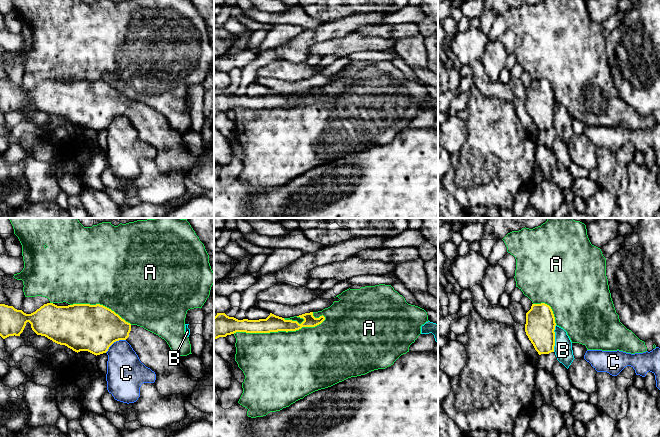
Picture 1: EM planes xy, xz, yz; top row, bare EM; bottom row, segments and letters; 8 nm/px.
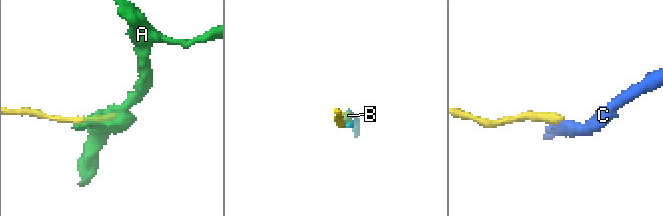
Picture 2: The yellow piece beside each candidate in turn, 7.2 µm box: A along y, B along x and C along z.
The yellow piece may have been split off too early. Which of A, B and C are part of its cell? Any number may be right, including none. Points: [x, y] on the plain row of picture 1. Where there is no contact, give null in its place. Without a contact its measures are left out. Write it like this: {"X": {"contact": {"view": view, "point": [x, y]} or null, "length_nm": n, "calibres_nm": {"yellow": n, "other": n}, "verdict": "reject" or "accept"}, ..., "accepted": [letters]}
{"A": {"contact": {"view": "xz", "point": [279, 106]}, "length_nm": 750, "calibres_nm": {"yellow": 140, "other": 480}, "verdict": "reject"}, "B": {"contact": {"view": "yz", "point": [554, 114]}, "length_nm": 220, "calibres_nm": {"yellow": 240, "other": 140}, "verdict": "reject"}, "C": {"contact": {"view": "xy", "point": [114, 117]}, "length_nm": 200, "calibres_nm": {"yellow": 380, "other": 280}, "verdict": "reject"}, "accepted": []}

